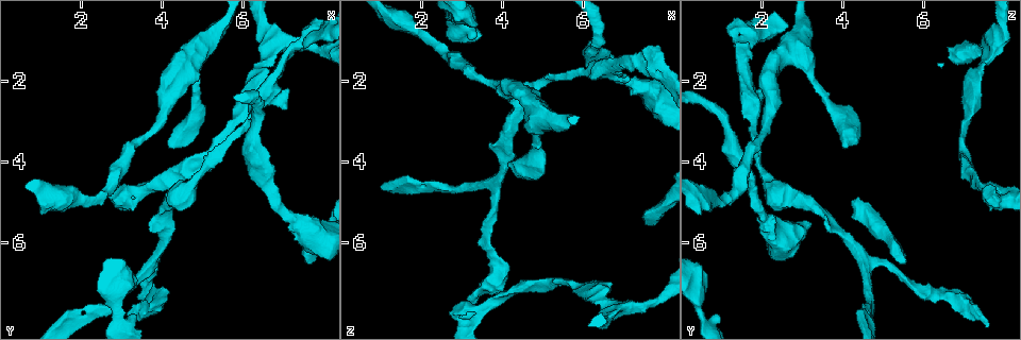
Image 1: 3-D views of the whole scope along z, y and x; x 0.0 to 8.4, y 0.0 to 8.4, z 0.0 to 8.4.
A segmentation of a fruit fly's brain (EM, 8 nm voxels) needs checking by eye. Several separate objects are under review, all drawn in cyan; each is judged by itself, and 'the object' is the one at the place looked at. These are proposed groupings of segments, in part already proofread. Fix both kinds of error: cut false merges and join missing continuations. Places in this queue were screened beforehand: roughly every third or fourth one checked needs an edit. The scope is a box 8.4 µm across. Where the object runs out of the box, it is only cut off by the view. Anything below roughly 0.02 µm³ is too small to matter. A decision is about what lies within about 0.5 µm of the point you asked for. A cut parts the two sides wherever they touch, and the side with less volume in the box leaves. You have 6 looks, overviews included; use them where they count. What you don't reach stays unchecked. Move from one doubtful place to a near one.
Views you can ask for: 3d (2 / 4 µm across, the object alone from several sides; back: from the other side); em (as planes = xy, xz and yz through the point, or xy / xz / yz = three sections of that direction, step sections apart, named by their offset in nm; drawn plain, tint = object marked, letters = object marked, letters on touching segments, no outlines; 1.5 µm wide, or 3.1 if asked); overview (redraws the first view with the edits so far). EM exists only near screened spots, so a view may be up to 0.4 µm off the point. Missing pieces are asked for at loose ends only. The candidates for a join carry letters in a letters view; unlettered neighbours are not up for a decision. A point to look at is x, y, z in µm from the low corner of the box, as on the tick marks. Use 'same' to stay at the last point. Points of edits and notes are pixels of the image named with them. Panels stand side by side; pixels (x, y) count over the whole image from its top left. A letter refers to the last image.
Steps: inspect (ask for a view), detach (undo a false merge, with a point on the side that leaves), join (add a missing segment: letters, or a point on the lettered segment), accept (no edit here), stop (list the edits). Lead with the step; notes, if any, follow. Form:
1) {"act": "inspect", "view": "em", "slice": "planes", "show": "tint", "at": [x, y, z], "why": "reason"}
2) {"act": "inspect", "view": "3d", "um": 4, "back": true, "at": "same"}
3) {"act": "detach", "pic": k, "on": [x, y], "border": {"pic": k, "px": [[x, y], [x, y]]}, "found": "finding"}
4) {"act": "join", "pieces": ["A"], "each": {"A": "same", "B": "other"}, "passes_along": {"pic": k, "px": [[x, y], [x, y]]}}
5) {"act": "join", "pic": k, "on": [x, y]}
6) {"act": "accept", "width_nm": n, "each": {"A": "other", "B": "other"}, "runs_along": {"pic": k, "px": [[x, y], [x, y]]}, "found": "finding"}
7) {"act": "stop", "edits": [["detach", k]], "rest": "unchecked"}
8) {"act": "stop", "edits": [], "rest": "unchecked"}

{"act": "inspect", "view": "em", "slice": "planes", "show": "letters", "at": [5.40, 3.40, 6.95], "why": "narrows sharply"}

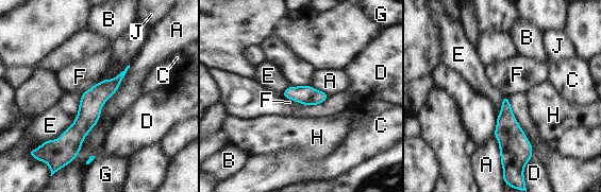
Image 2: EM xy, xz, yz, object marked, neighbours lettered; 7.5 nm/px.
{"act": "accept", "width_nm": 60, "each": {"A": "other", "B": "other", "C": "other", "D": "other", "E": "other", "F": "other", "G": "other", "H": "other", "J": "other"}, "border": {"pic": 2, "px": [[281, 93], [303, 104]]}, "found": "one cell here"}

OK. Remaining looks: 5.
{"act": "inspect", "view": "3d", "um": 2, "at": [7.55, 6.45, 5.55], "why": "end of a long branch"}

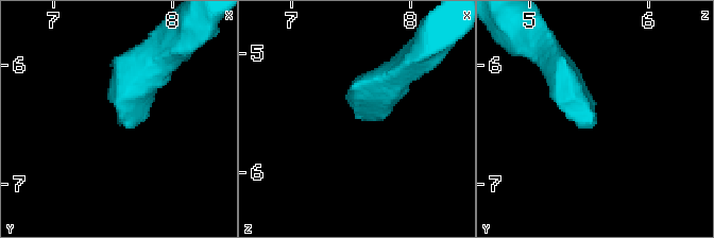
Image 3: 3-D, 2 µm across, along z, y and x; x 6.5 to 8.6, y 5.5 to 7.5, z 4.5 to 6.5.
{"act": "inspect", "view": "em", "slice": "planes", "show": "tint", "at": [7.62, 6.46, 5.56]}

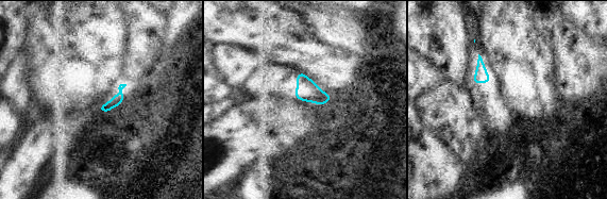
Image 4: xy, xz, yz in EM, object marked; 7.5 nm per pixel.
{"act": "inspect", "view": "em", "slice": "planes", "show": "letters", "at": "same"}

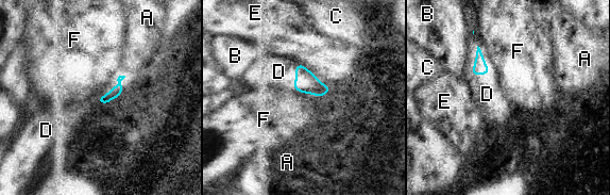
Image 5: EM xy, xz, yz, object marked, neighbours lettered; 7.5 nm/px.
{"act": "join", "pieces": ["D"], "each": {"A": "other", "B": "other", "C": "other", "D": "same", "E": "other", "F": "other"}, "passes_along": {"pic": 5, "px": [[305, 82], [295, 76], [278, 71]]}, "found": "the cell continues"}

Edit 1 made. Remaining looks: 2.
{"act": "inspect", "view": "em", "slice": "xz", "step": 8, "show": "tint", "at": [7.40, 5.55, 2.20], "why": "sudden change in width"}

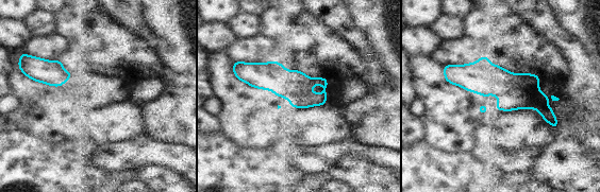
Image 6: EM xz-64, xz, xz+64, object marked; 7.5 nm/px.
{"act": "inspect", "view": "em", "slice": "planes", "show": "letters", "at": "same"}

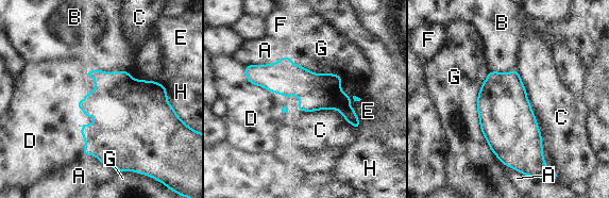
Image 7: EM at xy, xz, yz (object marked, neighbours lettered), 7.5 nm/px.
{"act": "accept", "each": {"A": "other", "B": "other", "C": "other", "D": "other", "E": "other", "F": "other", "G": "other", "H": "other"}, "border": {"pic": 7, "px": [[516, 70], [539, 128], [547, 166]]}, "found": "all the same cell"}

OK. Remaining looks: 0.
{"act": "stop", "edits": [["join", 5]], "rest": "unchecked"}

